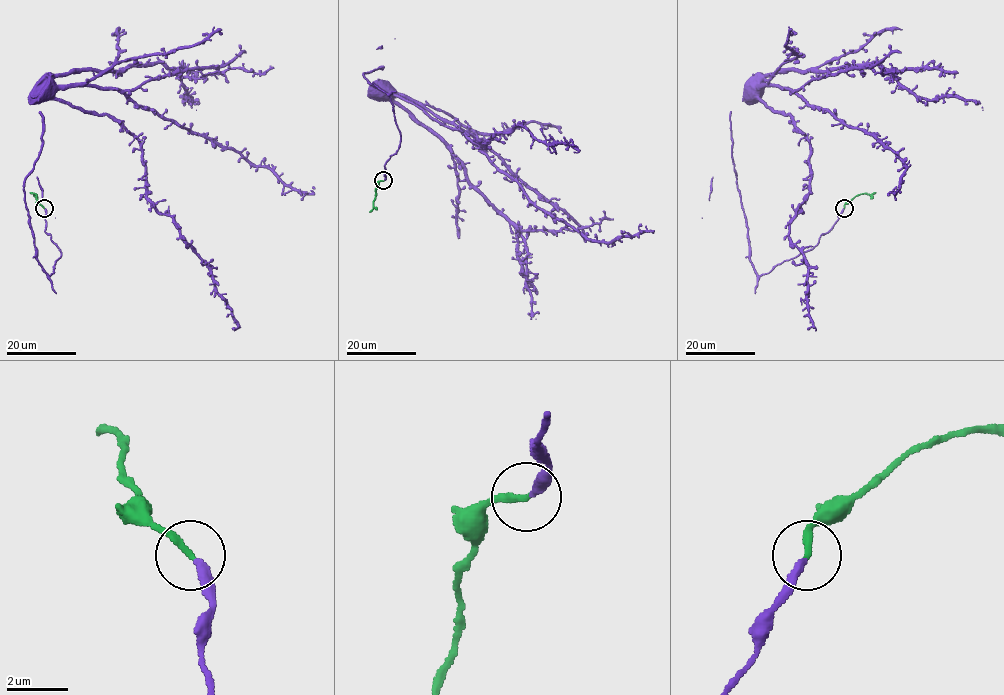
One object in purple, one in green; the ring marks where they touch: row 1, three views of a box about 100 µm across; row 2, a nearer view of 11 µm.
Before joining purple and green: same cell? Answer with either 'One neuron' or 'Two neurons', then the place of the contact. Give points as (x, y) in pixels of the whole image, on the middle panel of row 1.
One neuron. Place: (383, 180)

